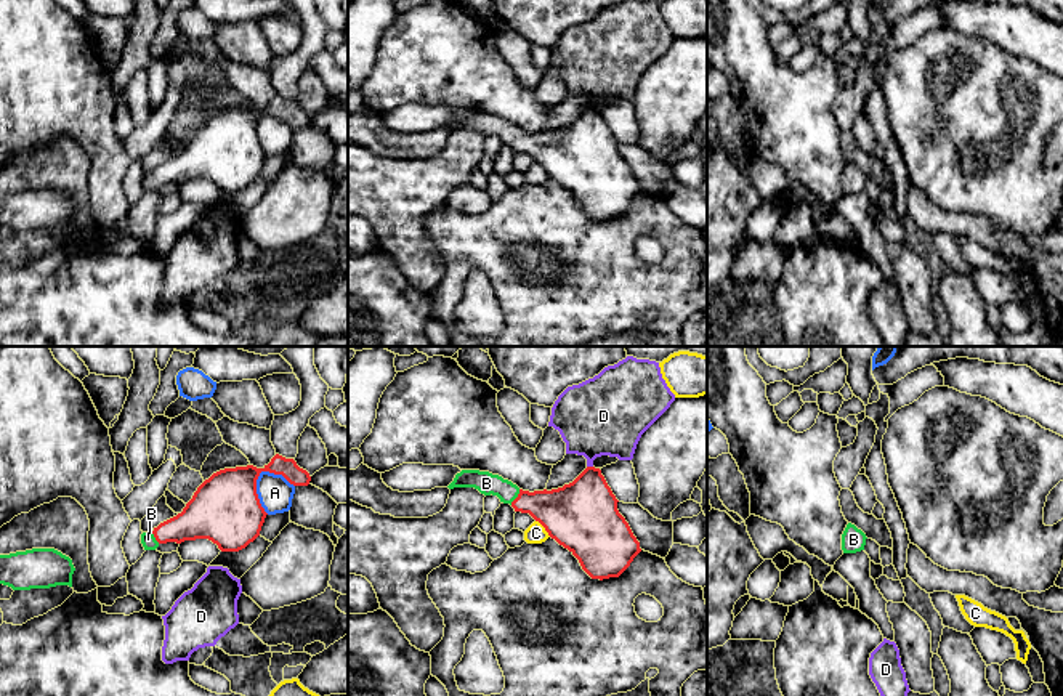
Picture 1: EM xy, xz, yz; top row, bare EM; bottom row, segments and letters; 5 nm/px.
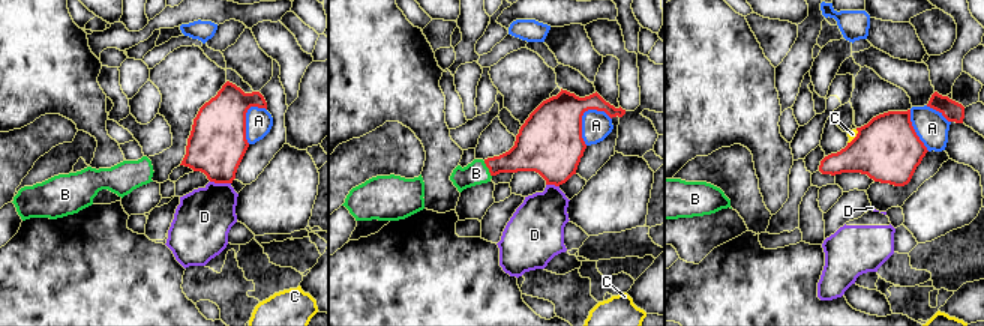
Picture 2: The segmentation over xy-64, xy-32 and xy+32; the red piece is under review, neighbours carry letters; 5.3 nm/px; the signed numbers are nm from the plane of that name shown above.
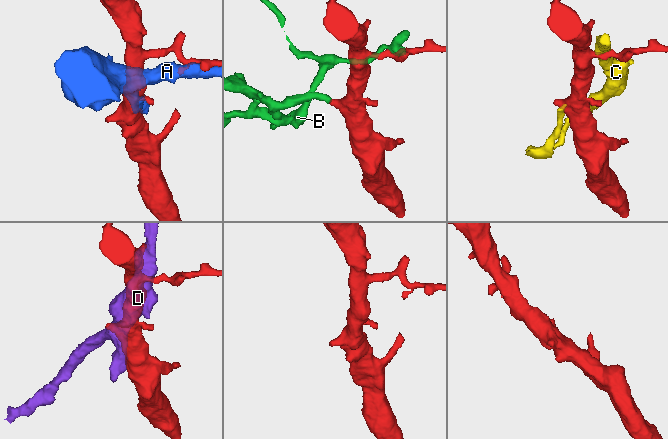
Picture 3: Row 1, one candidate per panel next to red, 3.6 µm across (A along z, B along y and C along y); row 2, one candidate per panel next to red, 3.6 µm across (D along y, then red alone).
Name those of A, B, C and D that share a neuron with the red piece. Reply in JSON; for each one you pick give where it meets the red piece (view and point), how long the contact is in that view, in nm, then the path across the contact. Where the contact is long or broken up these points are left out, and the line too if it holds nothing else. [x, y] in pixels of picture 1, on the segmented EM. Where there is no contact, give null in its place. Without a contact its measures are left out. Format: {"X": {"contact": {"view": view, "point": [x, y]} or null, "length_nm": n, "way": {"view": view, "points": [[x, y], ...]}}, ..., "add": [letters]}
{"B": {"contact": {"view": "xz", "point": [517, 497]}, "length_nm": 90, "way": {"view": "xz", "points": [[563, 512], [517, 497], [496, 485], [486, 483]]}}, "add": ["B"]}

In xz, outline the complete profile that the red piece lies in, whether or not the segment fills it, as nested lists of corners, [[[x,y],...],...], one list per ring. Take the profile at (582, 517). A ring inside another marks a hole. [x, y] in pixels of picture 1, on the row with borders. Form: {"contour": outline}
{"contour": [[[587,467],[572,483],[552,491],[523,491],[499,475],[462,470],[447,486],[497,496],[515,512],[529,513],[568,548],[592,579],[619,577],[641,552],[600,468]]]}

